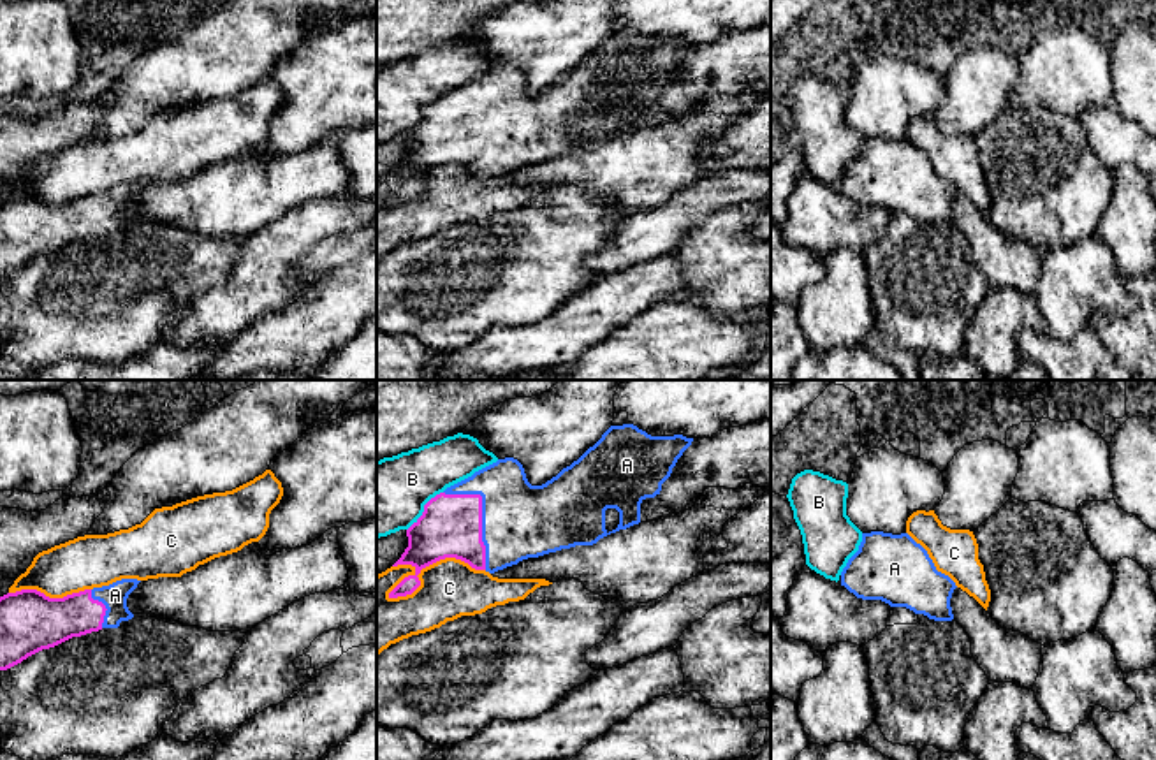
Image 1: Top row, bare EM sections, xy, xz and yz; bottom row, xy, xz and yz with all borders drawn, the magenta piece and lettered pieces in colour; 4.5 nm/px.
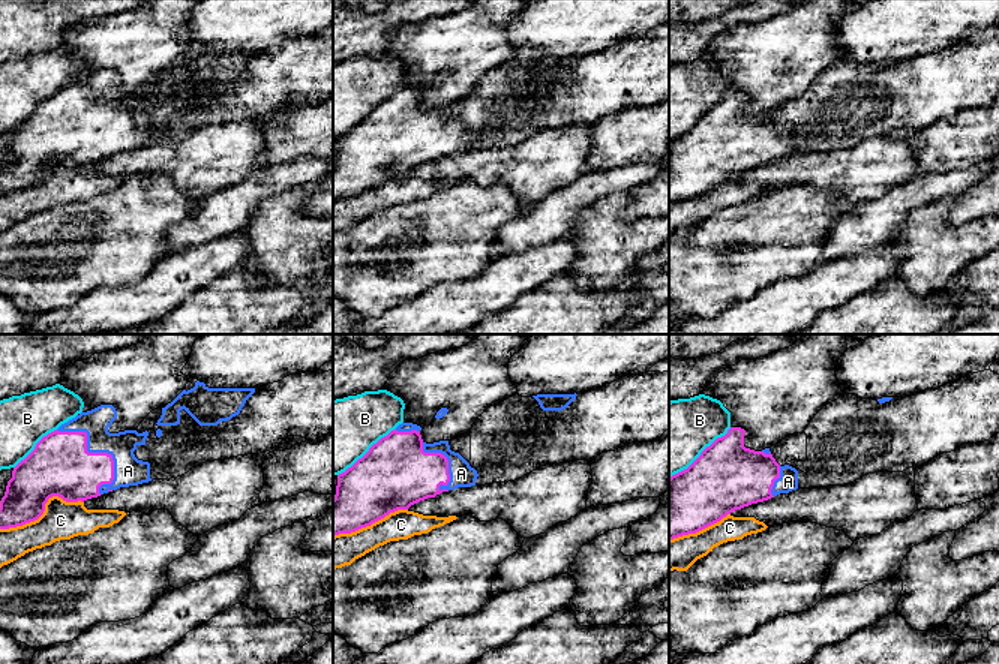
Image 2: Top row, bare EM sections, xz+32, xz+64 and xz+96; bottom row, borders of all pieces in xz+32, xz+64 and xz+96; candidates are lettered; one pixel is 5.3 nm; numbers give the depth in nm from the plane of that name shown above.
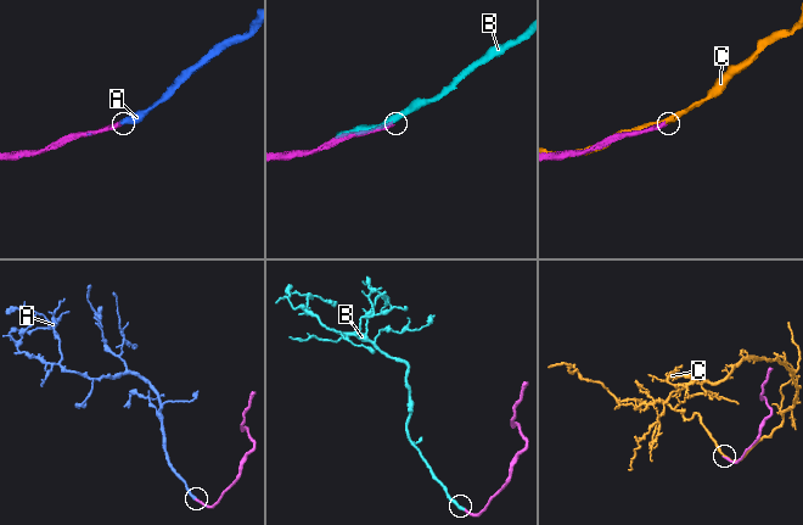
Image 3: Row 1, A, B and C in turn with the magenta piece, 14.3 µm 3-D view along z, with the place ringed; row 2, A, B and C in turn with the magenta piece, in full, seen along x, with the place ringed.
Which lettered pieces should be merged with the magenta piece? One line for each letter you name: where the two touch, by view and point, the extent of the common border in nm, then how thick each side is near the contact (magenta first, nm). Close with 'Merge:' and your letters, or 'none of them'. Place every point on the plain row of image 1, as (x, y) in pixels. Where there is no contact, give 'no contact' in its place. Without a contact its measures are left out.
A: meets magenta in xz at (481, 120); contact 400 nm long; 280 nm thick on the magenta side, 340 nm on the other
Merge: A

